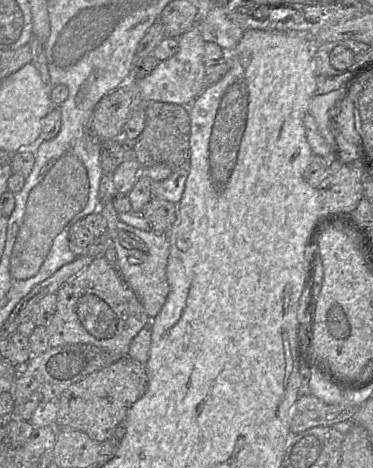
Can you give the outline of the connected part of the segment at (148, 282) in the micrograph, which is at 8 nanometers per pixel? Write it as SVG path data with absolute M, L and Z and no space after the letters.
M104 172L102 175L99 187L98 211L107 221L110 239L117 253L117 269L152 319L160 312L169 294L166 275L170 253L168 234L159 234L152 230L140 230L119 219L119 213L116 212L113 206L113 198L117 192L112 175L108 172Z

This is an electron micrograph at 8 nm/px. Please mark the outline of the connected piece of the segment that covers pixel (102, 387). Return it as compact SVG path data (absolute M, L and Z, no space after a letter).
M125 356L67 387L59 398L54 426L82 431L94 441L103 442L114 436L116 429L123 425L129 409L143 396L147 386L145 364Z

